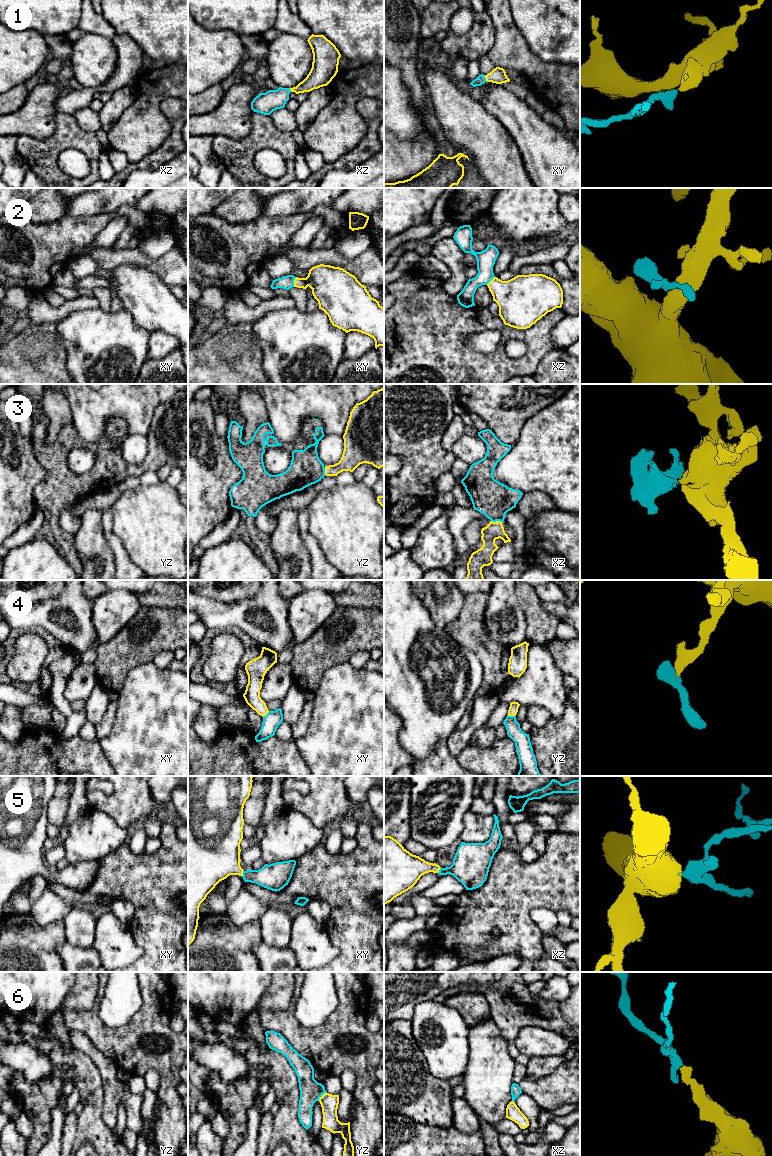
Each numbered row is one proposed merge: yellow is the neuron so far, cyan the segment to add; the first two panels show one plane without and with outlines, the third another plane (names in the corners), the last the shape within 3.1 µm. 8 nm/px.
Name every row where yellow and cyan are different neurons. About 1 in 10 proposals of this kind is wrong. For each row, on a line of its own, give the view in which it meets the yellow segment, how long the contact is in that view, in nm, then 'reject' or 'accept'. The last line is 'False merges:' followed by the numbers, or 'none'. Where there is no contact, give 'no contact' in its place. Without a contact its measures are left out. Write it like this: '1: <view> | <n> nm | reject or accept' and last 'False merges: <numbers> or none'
1: xy | 60 nm | accept
2: xy | 80 nm | accept
3: xz | 90 nm | accept
4: xy | 80 nm | accept
5: xy | 60 nm | accept
6: yz | 100 nm | accept
False merges: none

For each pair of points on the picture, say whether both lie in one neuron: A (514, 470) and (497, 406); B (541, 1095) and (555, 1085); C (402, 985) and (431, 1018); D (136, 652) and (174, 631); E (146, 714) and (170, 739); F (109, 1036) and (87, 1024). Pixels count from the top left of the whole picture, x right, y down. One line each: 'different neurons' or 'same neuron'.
A: different neurons
B: same neuron
C: different neurons
D: same neuron
E: same neuron
F: same neuron

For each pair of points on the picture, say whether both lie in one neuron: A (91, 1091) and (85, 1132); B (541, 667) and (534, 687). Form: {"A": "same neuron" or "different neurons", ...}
{"A": "same neuron", "B": "same neuron"}

